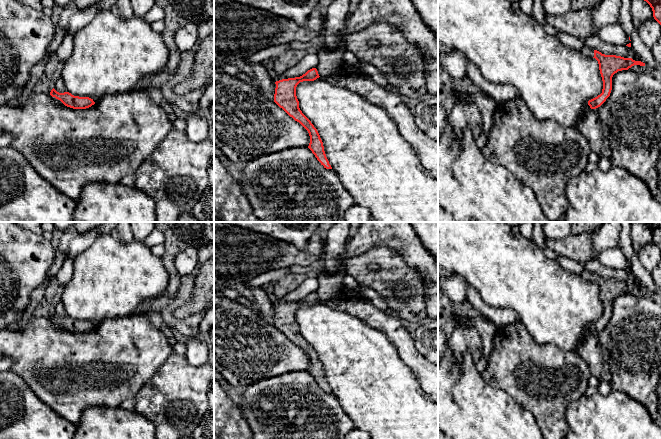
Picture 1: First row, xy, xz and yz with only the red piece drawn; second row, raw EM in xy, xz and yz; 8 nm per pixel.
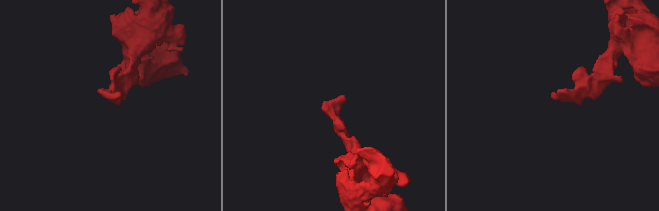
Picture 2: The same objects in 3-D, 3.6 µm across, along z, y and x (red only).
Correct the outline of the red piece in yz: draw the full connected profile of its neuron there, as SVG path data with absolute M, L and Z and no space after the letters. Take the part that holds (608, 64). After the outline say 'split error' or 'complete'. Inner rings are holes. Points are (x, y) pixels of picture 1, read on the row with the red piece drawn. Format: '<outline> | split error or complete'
M584 46L580 52L587 57L593 57L598 61L603 81L602 93L588 101L588 105L591 109L600 107L610 96L612 90L612 77L615 73L622 70L628 70L634 65L645 66L645 63L641 61L635 61L632 58L624 58L616 55L605 55L587 46Z | split error

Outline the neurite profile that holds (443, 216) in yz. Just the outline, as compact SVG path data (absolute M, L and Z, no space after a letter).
M438 206L438 222L460 222L450 212Z

